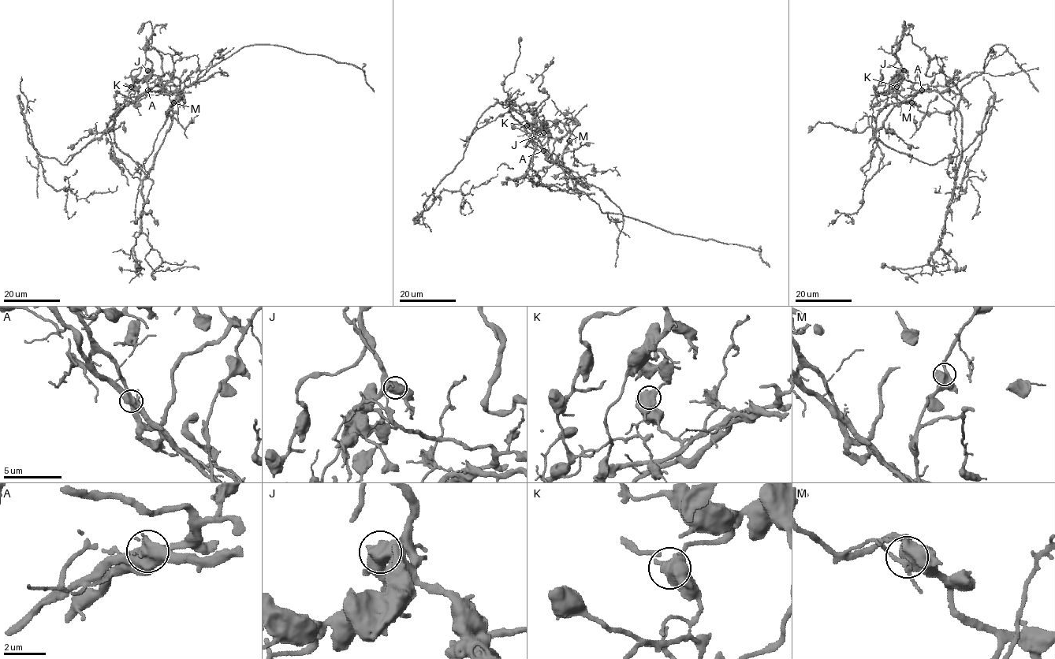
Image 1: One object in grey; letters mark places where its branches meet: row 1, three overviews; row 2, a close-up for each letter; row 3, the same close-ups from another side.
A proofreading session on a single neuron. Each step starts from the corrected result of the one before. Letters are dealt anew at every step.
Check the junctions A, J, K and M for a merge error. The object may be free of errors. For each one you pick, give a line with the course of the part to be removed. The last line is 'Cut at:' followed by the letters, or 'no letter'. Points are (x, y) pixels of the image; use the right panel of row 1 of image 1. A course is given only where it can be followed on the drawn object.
A: Course of the part to remove: (922, 90), (877, 114), (874, 136), (930, 164), (984, 130), (992, 98), (965, 192), (939, 186)
Cut at: A

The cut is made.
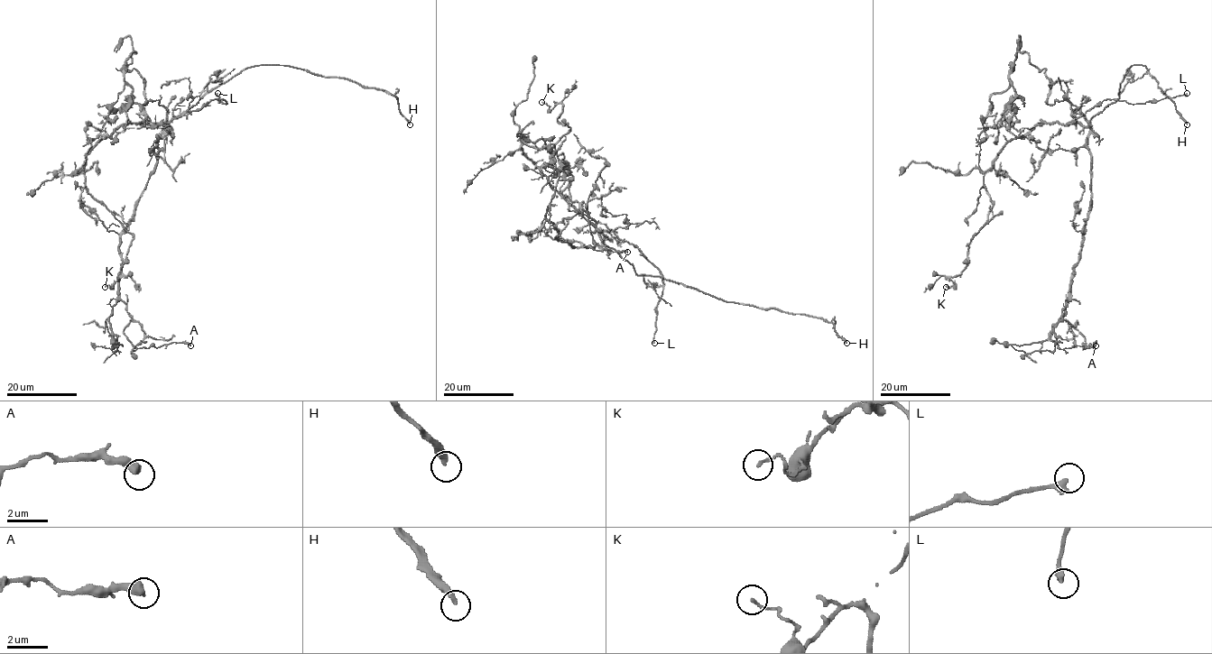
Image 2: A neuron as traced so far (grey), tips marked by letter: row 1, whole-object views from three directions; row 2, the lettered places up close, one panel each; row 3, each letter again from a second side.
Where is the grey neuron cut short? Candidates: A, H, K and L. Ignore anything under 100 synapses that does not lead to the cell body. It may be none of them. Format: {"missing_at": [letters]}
{"missing_at": ["H"]}

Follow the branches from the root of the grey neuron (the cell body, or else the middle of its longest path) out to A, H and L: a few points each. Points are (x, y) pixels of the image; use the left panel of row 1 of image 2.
A: (163, 126), (155, 170), (121, 235), (119, 298), (132, 318), (124, 334), (137, 348), (172, 342), (190, 345)
H: (163, 126), (187, 112), (207, 93), (258, 65), (297, 67), (384, 89), (396, 97), (400, 113), (410, 124)
L: (163, 126), (163, 123), (198, 111), (212, 100), (224, 99), (226, 104), (219, 101), (217, 93)

